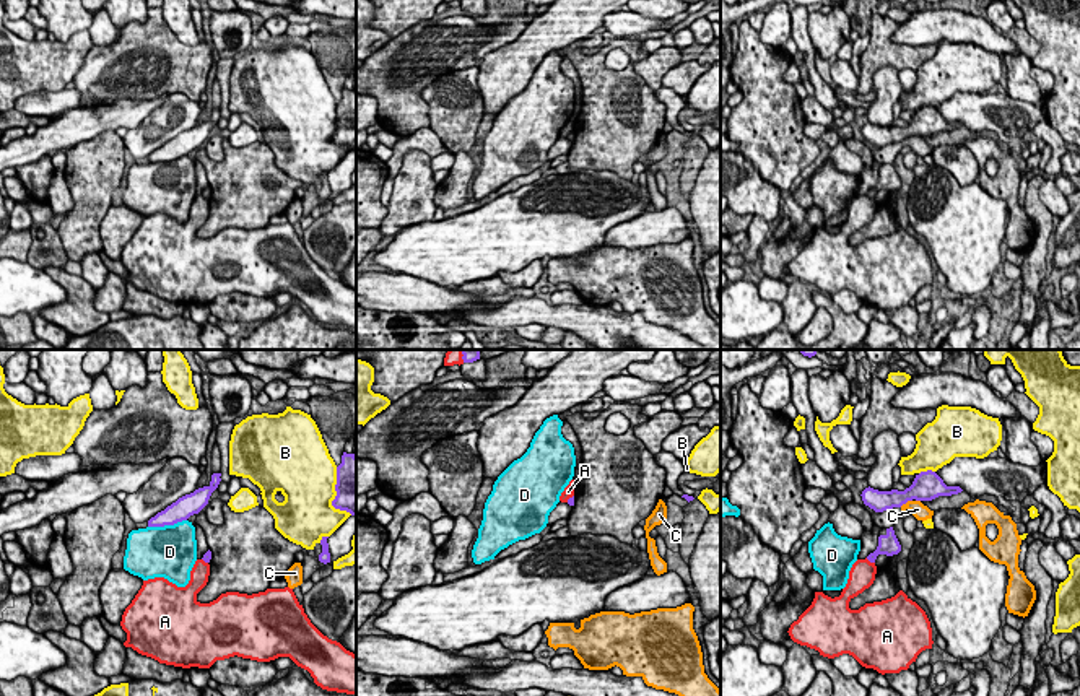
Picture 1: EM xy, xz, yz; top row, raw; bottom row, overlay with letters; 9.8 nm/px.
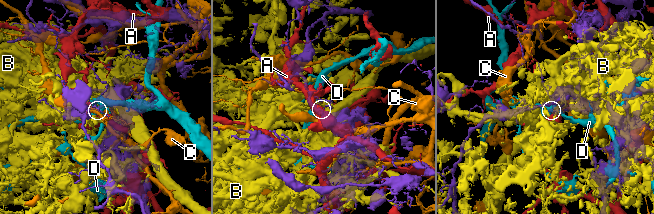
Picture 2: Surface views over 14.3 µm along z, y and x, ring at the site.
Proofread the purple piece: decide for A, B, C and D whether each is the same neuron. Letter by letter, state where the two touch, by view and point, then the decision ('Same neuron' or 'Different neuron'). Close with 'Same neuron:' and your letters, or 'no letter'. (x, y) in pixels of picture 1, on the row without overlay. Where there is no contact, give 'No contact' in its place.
A: Touches purple at yz (870, 197). Different neuron
B: Touches purple at yz (927, 106). Different neuron
C: Touches purple at yz (905, 139). Different neuron
D: Touches purple at xy (166, 160). Different neuron
Same neuron: no letter

